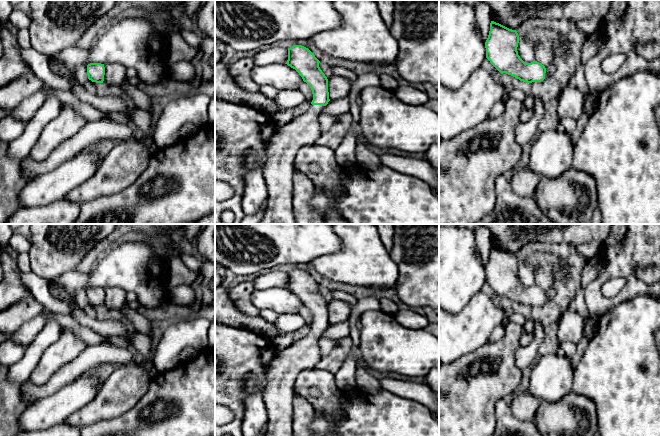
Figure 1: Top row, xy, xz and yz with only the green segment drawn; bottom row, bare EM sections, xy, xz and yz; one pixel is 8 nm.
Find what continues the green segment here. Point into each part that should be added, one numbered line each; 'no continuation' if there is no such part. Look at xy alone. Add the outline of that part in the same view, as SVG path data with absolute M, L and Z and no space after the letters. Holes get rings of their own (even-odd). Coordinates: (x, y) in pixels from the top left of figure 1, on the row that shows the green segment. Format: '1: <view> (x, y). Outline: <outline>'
no continuation

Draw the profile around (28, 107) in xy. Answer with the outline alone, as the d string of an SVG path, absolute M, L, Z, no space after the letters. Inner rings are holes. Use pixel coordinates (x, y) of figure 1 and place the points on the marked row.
M36 92L25 98L17 107L11 109L10 116L28 122L46 100L45 92Z

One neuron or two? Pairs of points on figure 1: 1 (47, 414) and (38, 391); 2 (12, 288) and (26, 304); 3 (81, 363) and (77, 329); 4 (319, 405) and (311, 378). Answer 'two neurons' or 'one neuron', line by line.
1: two neurons
2: two neurons
3: two neurons
4: one neuron

